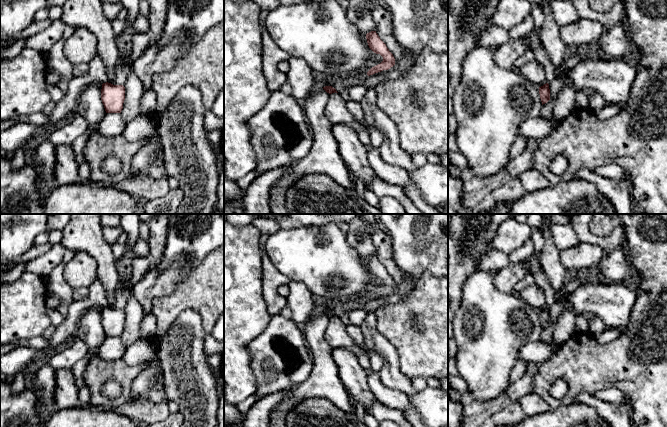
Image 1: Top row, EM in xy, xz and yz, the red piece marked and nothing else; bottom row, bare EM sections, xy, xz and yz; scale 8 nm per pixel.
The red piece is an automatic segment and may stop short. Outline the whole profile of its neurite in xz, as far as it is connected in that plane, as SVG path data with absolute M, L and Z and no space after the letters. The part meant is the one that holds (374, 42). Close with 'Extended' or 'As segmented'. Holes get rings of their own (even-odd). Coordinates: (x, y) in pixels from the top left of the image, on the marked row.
M371 31L366 34L366 39L369 48L376 54L380 54L383 57L383 61L372 67L367 75L373 75L375 73L381 72L383 70L388 70L395 65L395 58L393 54L389 51L386 44L380 39L376 31Z. As segmented

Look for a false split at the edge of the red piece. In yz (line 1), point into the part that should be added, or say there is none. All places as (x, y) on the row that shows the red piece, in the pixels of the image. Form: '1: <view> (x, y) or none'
1: none

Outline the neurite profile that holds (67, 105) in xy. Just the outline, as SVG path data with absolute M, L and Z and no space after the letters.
M96 56L89 64L86 74L73 77L68 83L67 92L56 104L54 110L48 115L48 121L44 125L54 124L66 119L75 113L81 92L89 85L106 83L107 76L103 61Z

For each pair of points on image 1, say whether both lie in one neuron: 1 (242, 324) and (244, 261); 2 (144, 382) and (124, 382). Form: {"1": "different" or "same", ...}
{"1": "same", "2": "different"}

